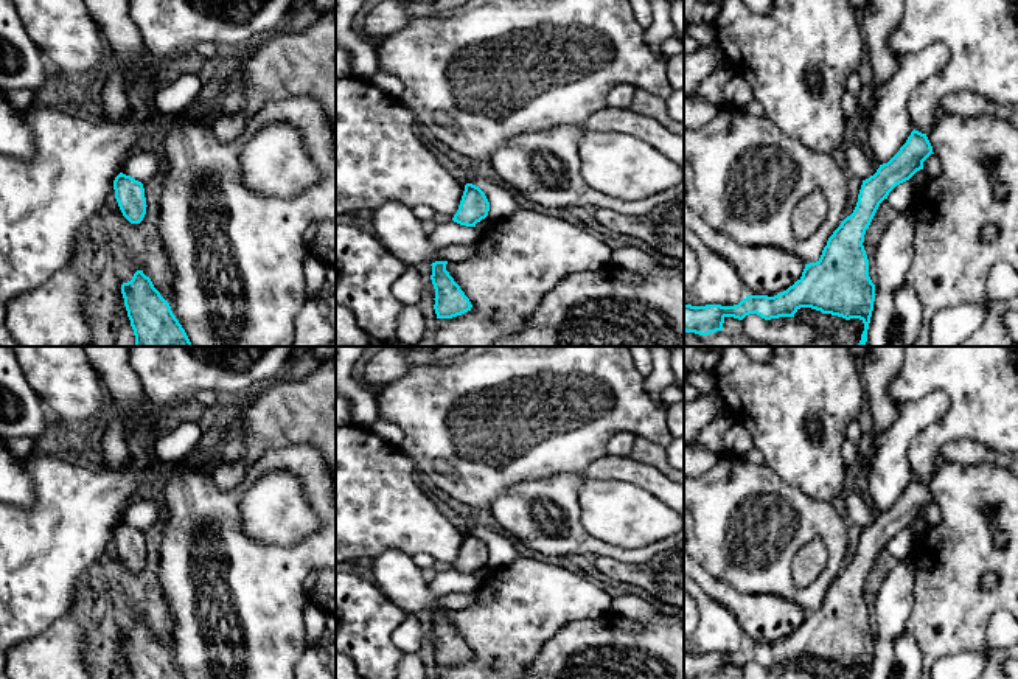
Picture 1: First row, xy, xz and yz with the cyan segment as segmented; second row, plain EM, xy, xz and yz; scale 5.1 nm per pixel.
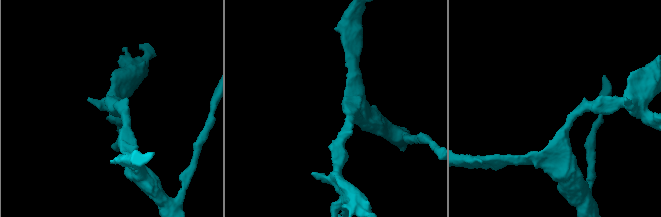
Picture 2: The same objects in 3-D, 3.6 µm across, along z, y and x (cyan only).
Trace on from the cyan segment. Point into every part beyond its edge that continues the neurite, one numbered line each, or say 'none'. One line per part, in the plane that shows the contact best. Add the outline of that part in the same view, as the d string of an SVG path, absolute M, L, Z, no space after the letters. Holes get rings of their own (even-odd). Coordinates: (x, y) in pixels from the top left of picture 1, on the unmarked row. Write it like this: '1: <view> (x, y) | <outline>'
none

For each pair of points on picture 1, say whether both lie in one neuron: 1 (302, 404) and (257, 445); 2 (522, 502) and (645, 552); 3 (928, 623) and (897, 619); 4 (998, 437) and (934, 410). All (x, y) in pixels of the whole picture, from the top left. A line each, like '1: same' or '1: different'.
1: same
2: same
3: different
4: different

